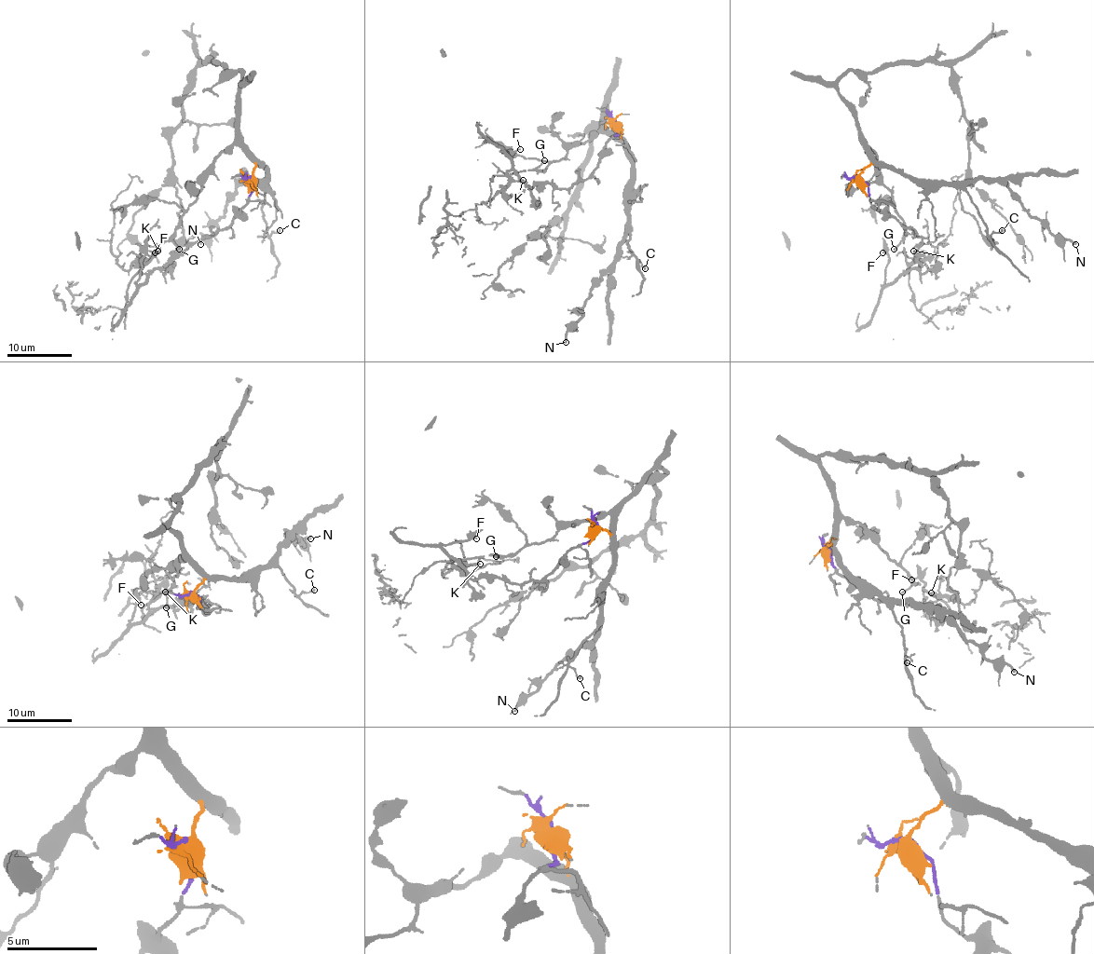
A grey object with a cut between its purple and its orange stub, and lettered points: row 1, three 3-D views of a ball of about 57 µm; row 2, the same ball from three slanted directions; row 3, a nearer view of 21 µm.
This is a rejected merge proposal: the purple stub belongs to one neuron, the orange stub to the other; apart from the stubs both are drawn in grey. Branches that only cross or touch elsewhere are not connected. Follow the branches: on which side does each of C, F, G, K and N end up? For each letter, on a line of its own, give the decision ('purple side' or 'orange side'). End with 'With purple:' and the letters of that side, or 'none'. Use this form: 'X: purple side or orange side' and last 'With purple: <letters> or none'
C: orange side
F: purple side
G: orange side
K: purple side
N: orange side
With purple: F, K

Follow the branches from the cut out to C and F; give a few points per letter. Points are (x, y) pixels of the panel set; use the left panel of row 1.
C: (249, 178), (259, 165), (266, 171), (262, 215), (267, 233), (270, 235), (280, 230)
F: (249, 178), (248, 204), (228, 226), (181, 251), (139, 283), (142, 257), (148, 251), (155, 252)

